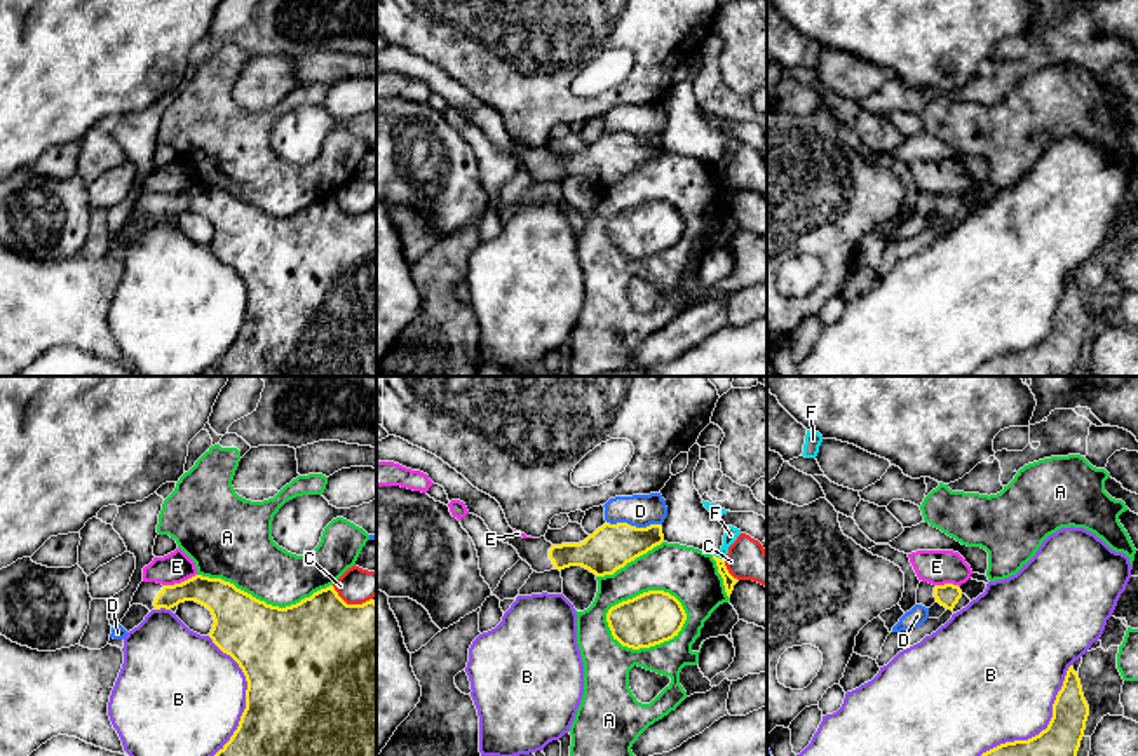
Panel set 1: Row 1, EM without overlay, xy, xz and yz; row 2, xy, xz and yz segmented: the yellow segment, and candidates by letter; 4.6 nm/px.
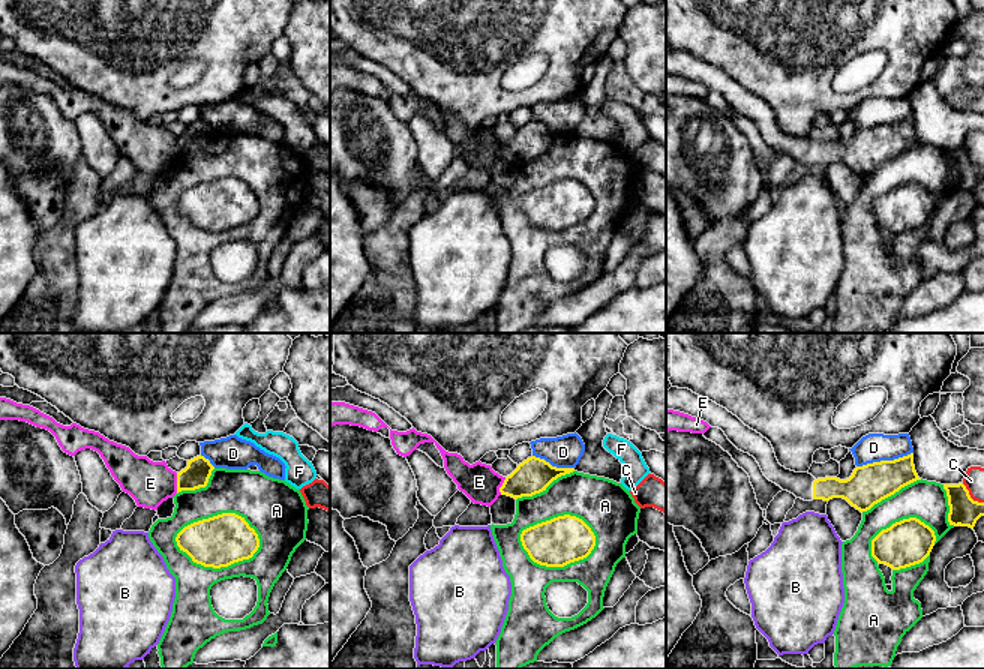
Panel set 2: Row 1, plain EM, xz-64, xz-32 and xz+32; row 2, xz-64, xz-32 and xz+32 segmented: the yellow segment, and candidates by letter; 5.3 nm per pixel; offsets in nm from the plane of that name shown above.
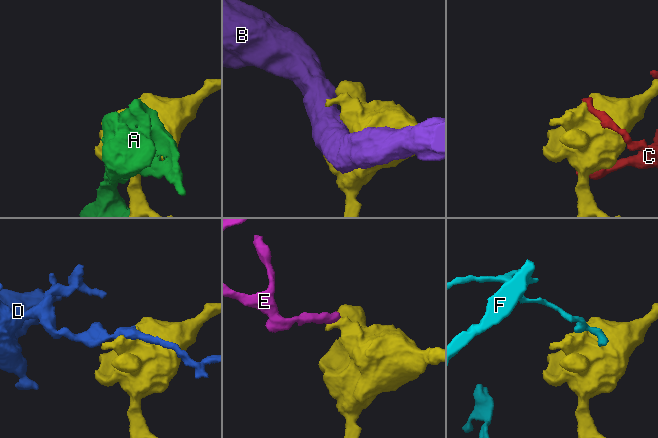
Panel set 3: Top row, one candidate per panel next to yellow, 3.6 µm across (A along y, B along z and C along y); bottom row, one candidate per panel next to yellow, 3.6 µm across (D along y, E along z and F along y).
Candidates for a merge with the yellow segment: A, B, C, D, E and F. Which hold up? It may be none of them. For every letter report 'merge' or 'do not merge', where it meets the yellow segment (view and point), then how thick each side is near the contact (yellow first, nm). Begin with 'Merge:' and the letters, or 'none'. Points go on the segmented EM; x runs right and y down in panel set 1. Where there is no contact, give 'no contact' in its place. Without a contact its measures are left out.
Merge: none
A: do not merge | xz (643, 593) | 240/240 nm
B: do not merge | yz (1046, 728) | 170/440 nm
C: do not merge | xz (727, 570) | 60/190 nm
D: do not merge | xz (633, 526) | 220/150 nm
E: do not merge | xy (182, 582) | 180/140 nm
F: do not merge | xz (718, 558) | 60/70 nm

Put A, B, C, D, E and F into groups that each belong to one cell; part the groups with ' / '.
A / B / C / D / E / F

